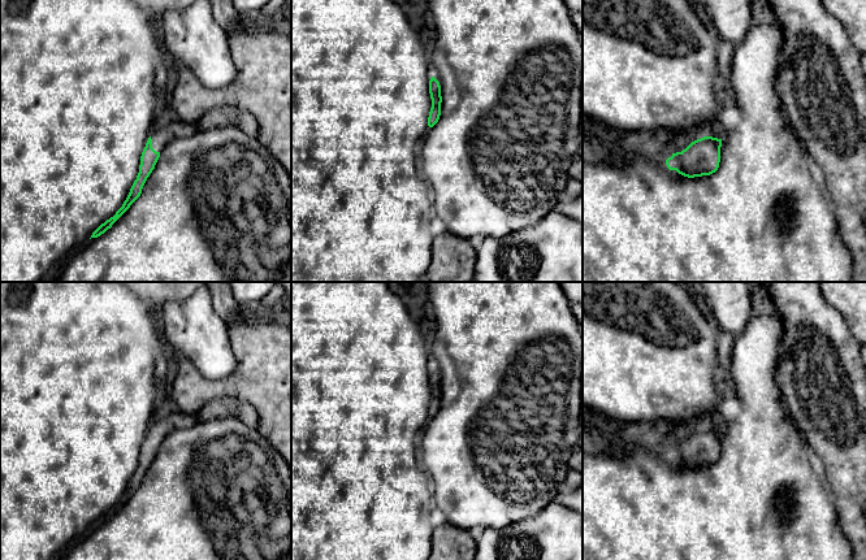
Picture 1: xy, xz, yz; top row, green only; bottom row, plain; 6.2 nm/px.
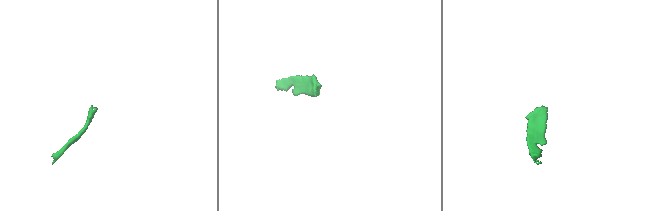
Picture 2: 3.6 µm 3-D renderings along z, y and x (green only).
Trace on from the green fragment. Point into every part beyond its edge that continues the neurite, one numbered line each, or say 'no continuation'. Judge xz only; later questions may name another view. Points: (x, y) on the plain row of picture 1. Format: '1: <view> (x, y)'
no continuation

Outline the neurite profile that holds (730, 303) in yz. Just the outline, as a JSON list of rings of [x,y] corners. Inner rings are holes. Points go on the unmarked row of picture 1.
[[[701,282],[705,307],[724,333],[740,337],[752,317],[750,282]]]

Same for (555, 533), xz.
[[[554,500],[536,516],[506,528],[485,529],[477,541],[476,560],[583,560],[583,516]]]

